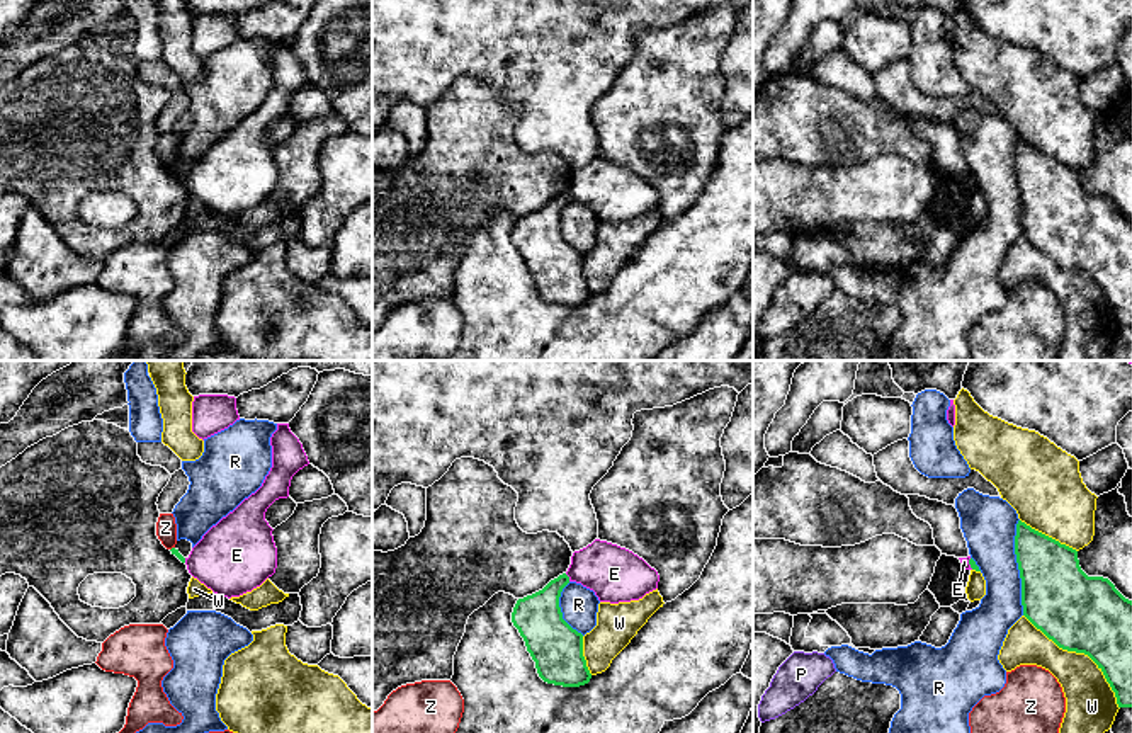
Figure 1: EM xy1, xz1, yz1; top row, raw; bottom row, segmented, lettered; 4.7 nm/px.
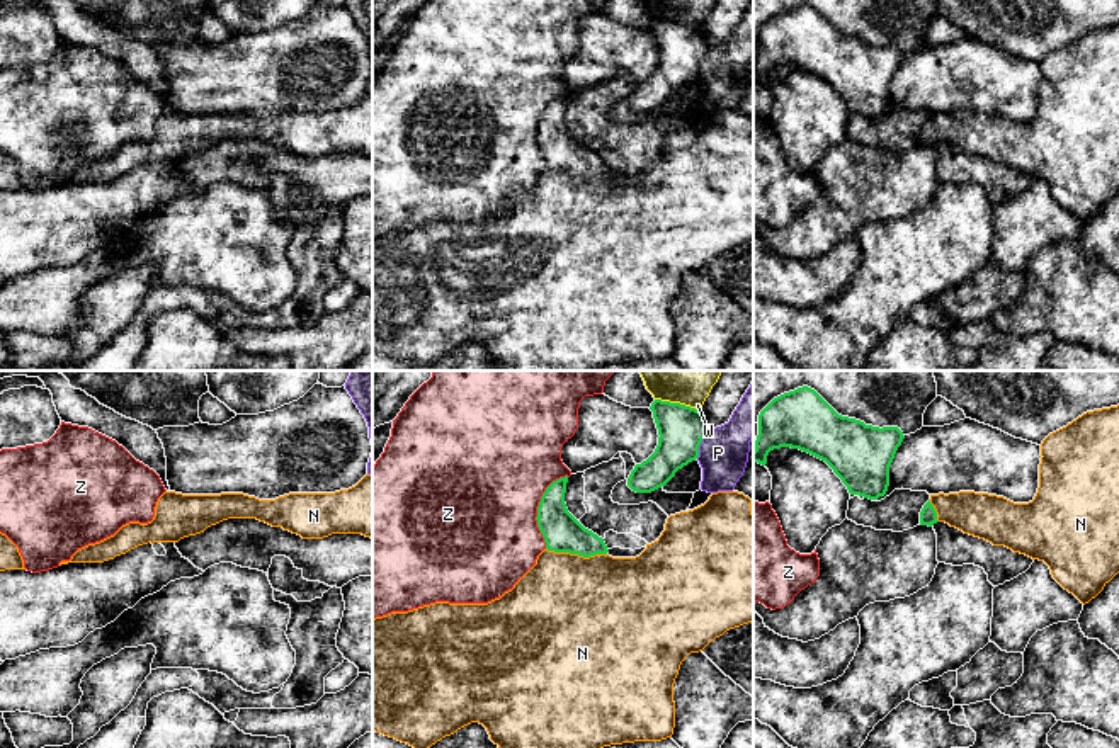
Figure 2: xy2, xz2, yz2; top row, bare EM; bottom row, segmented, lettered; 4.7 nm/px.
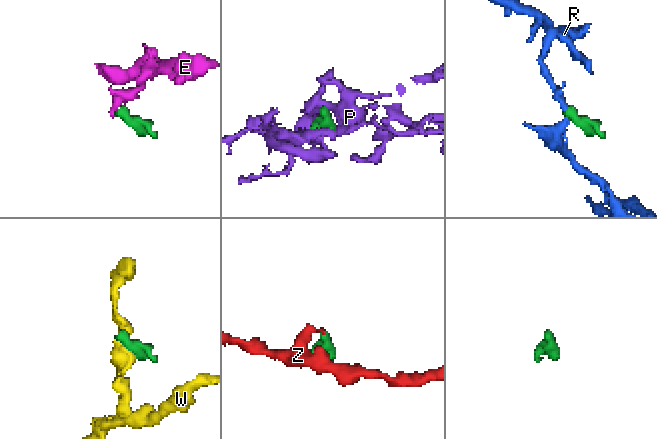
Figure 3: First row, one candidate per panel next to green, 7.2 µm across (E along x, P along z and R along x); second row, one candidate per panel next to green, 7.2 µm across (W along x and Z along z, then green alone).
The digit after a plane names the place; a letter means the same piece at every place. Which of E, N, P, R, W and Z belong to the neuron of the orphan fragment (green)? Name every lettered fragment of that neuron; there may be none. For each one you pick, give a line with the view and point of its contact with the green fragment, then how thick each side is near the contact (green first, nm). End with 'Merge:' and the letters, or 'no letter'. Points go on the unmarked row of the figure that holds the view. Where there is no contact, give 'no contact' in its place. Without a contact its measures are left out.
N: xz2 (577, 172) | 180/480 nm
Merge: N

